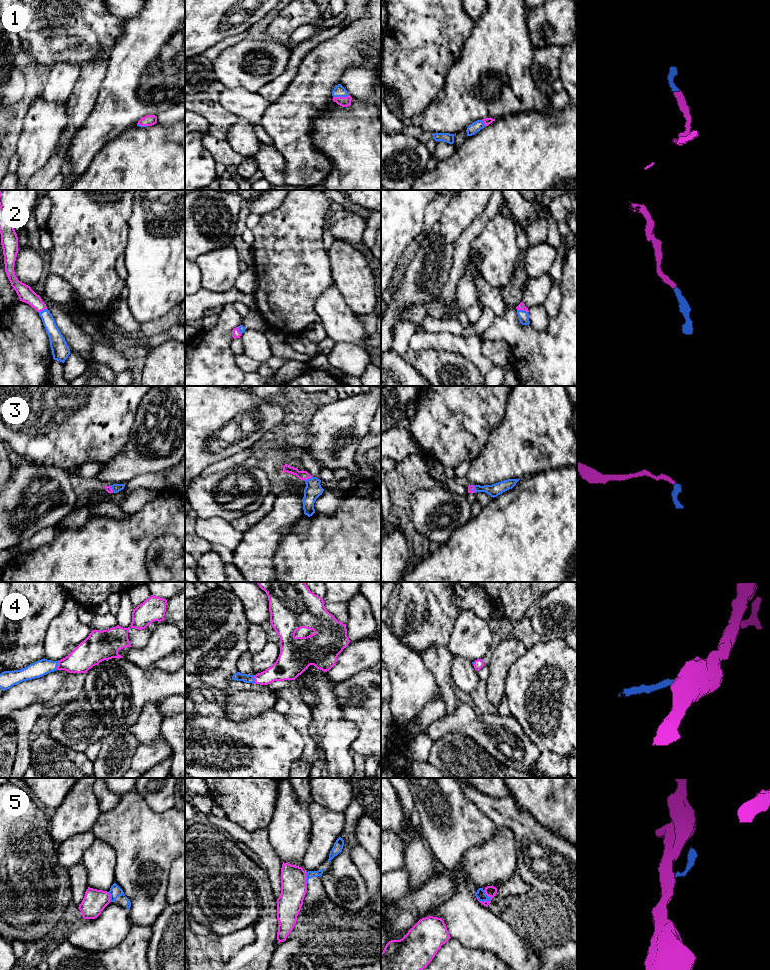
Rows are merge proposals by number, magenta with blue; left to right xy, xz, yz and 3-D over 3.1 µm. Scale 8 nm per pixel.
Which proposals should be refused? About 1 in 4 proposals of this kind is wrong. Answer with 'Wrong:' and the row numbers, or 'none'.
Wrong: 5

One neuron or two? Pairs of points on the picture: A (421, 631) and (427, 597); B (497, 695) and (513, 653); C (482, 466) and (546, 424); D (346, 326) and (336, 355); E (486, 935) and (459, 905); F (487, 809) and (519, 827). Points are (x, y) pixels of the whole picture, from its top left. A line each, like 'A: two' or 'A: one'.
A: one
B: one
C: one
D: two
E: one
F: one

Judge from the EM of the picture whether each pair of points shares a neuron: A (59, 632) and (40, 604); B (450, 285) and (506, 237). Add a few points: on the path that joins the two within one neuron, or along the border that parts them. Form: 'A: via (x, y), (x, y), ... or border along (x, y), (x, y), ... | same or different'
A: border along (65, 602), (64, 608), (50, 622), (43, 643) | different
B: border along (479, 233), (471, 241), (469, 254) | different

